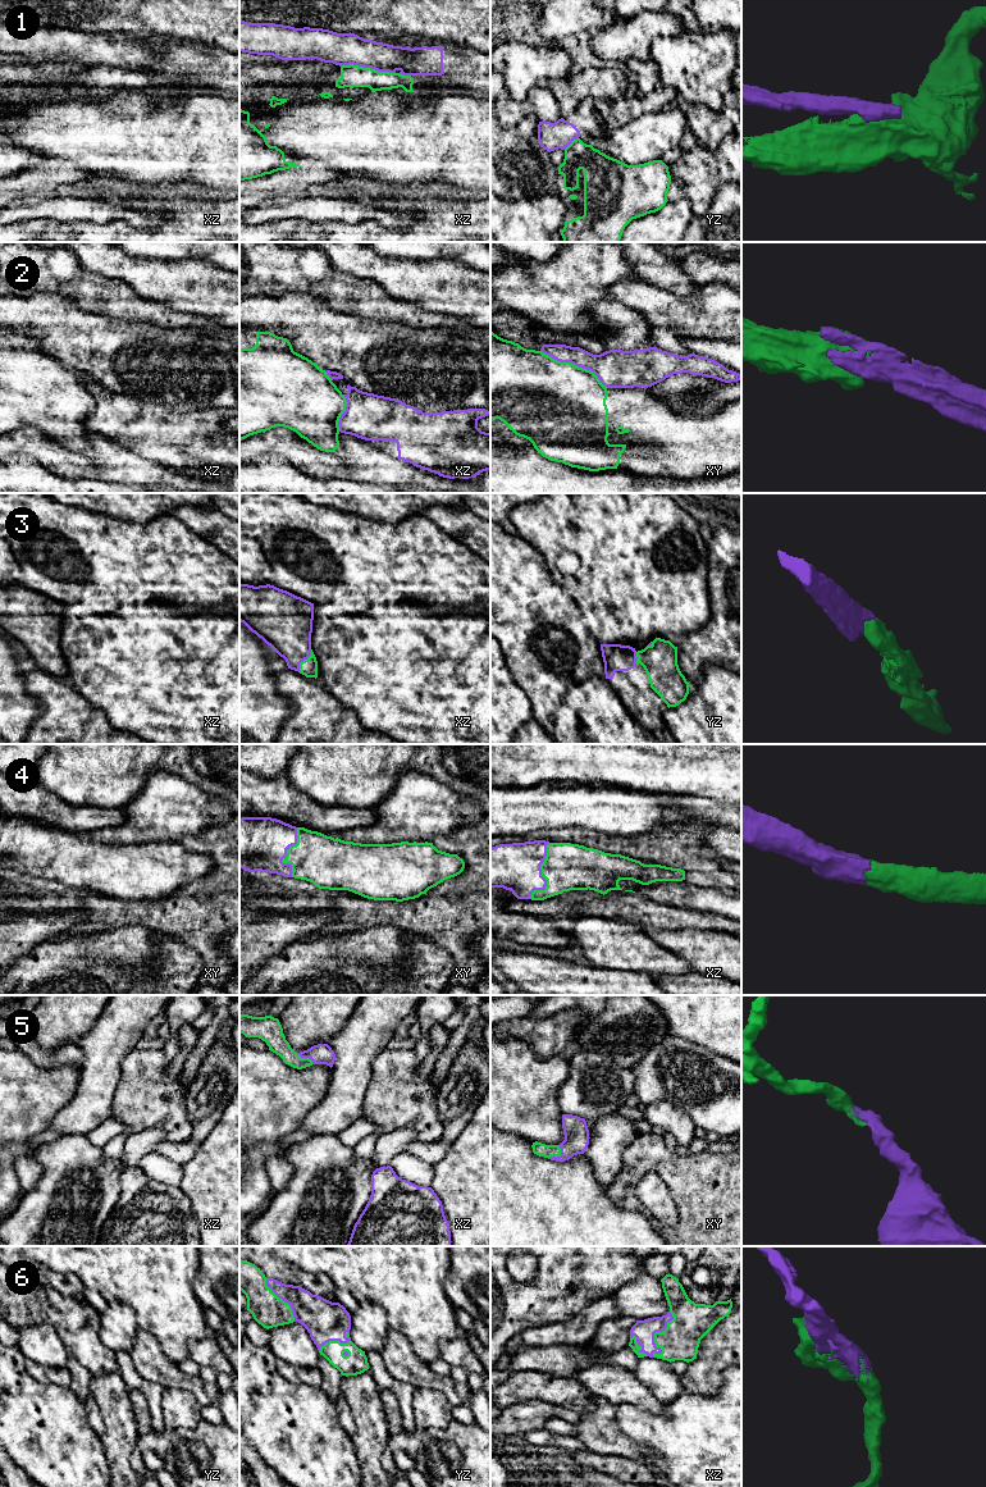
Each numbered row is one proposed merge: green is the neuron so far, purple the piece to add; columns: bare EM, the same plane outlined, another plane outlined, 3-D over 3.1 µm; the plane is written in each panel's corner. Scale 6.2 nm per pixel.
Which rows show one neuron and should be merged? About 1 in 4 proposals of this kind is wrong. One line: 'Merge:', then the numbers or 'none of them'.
Merge: 3, 4, 5, 6

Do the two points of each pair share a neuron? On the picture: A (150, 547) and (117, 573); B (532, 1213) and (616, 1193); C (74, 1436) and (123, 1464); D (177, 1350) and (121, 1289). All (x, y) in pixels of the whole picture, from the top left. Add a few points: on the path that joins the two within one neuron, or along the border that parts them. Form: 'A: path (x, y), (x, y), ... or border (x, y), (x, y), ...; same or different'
A: path (142, 555), (135, 562), (124, 565); same
B: border (605, 1187), (605, 1195), (615, 1205), (631, 1209); different
C: border (99, 1437), (112, 1473); different
D: path (172, 1333), (137, 1299); same

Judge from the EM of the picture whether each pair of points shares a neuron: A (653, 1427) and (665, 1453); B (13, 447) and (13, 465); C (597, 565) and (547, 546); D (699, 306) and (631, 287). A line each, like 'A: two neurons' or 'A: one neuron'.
A: one neuron
B: two neurons
C: one neuron
D: one neuron

